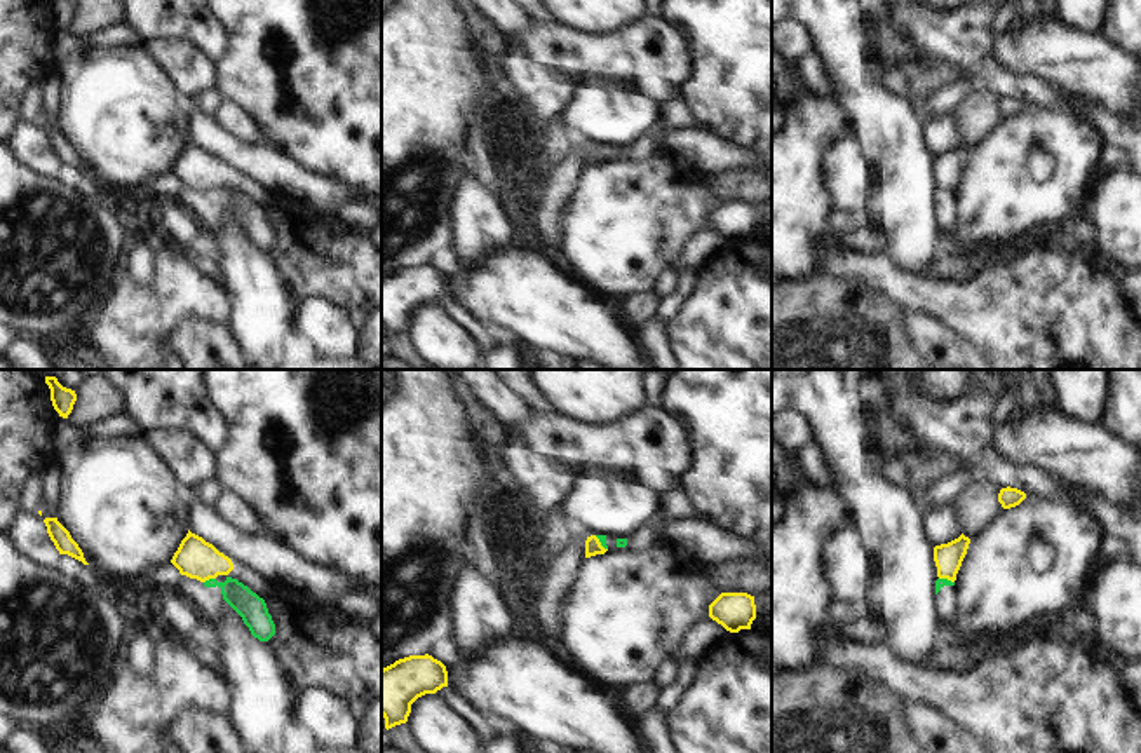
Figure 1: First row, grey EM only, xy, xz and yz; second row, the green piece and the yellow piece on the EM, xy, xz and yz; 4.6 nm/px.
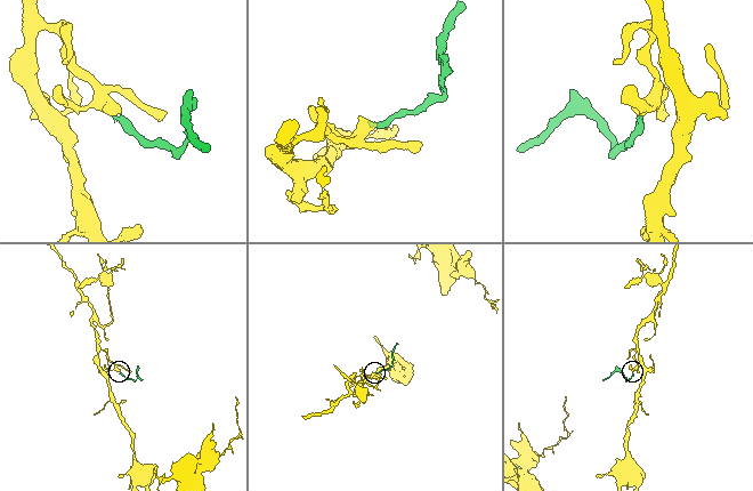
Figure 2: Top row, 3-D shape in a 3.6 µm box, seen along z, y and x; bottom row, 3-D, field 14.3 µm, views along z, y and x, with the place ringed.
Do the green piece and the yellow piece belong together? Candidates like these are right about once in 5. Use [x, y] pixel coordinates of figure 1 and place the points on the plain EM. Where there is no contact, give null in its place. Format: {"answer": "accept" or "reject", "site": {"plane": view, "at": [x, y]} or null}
{"answer": "reject", "site": {"plane": "xy", "at": [209, 189]}}

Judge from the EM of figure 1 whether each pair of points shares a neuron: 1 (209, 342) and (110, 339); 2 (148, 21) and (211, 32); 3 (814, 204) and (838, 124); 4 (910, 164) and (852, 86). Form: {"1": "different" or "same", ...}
{"1": "different", "2": "same", "3": "same", "4": "same"}

